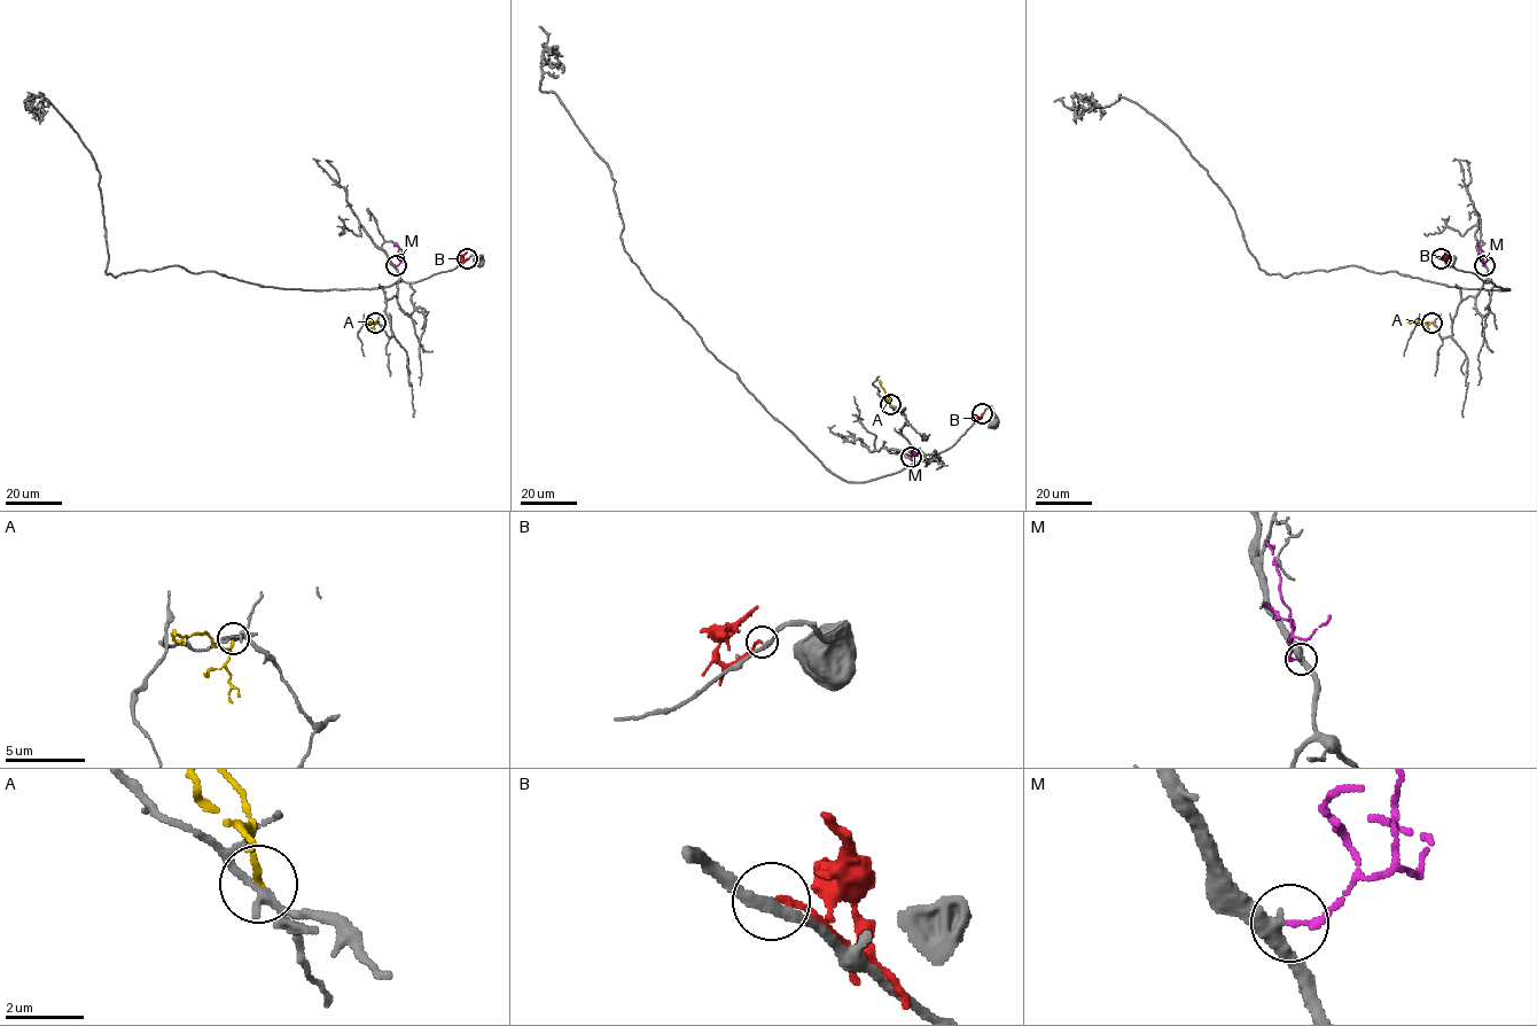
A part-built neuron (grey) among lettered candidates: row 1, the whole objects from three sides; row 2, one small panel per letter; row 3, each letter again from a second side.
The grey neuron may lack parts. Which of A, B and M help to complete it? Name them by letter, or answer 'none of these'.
M

